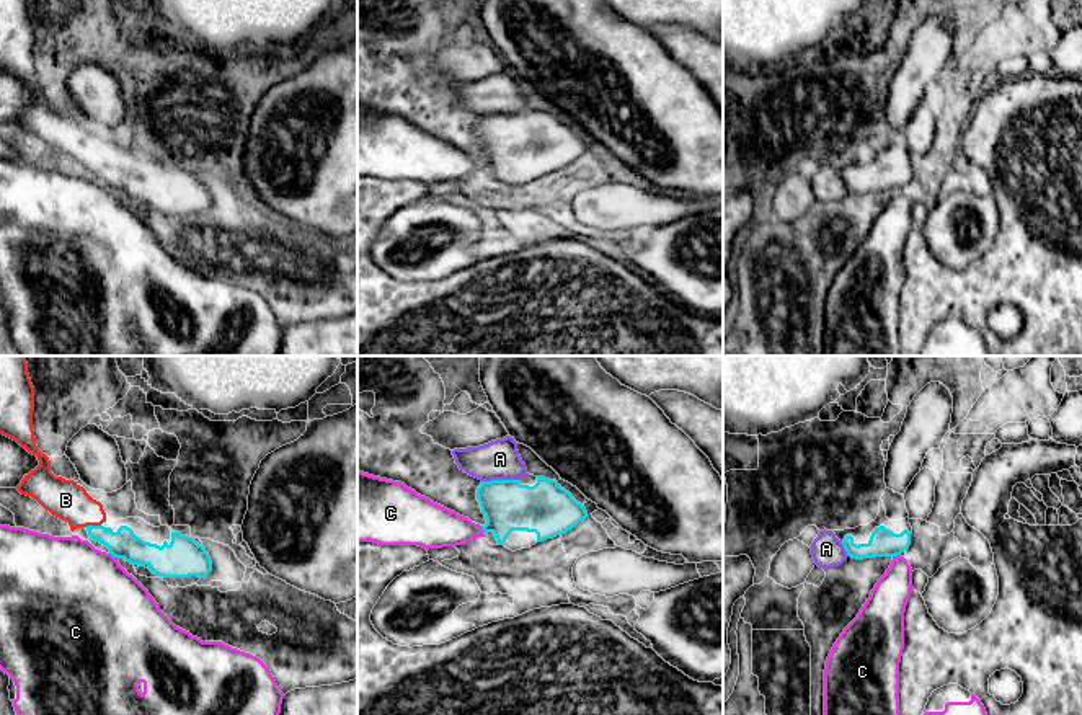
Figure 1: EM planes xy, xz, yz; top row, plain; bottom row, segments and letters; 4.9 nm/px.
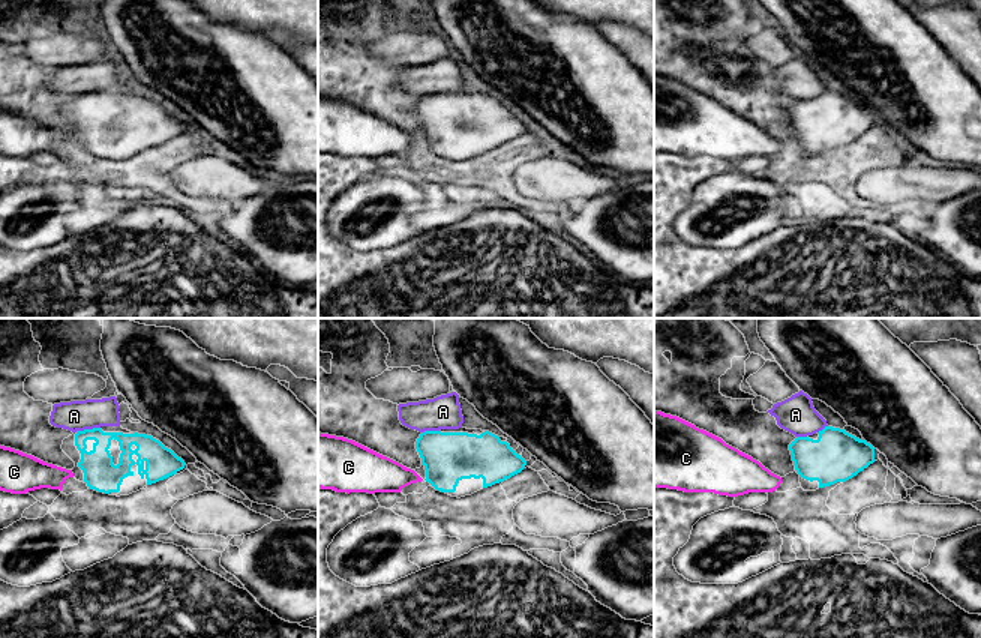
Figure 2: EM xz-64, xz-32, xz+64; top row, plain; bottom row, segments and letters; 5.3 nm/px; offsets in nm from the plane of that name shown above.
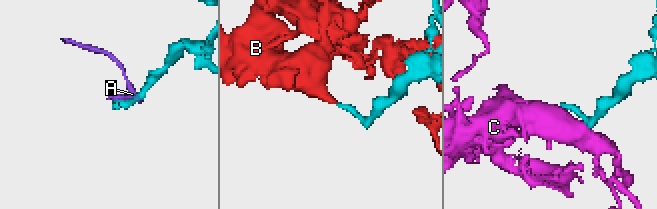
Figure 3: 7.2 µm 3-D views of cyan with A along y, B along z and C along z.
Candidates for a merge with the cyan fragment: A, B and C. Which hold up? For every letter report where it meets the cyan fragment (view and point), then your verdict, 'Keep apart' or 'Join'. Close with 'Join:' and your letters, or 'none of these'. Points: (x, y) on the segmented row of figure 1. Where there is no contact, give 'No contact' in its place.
A: Touches cyan at xz (500, 480). Keep apart
B: Touches cyan at xy (92, 526). Join
C: Touches cyan at xz (483, 531). Keep apart
Join: B

